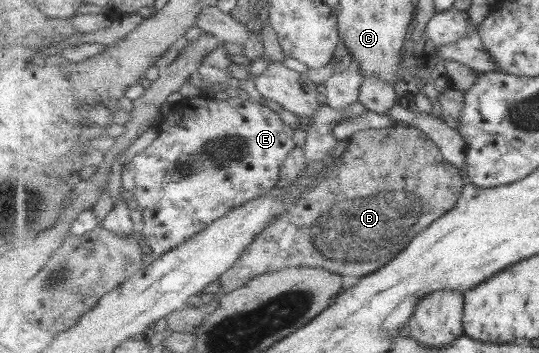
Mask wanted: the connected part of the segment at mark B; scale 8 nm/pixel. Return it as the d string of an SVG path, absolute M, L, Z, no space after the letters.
M393 125L364 129L349 137L346 154L325 175L318 175L309 191L298 198L287 214L278 216L270 228L241 254L229 272L220 278L224 293L240 289L250 280L284 268L318 267L357 278L366 277L388 266L426 228L456 208L465 189L461 170L442 156L438 145L416 127Z

